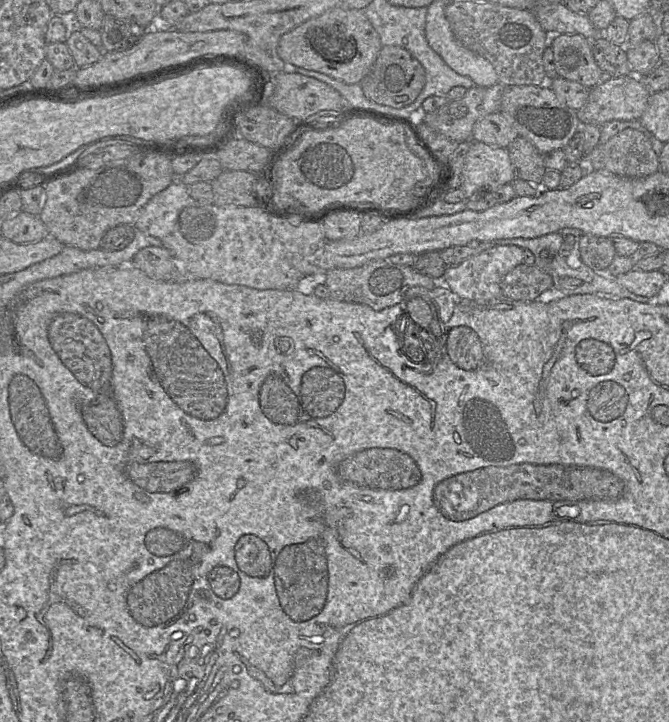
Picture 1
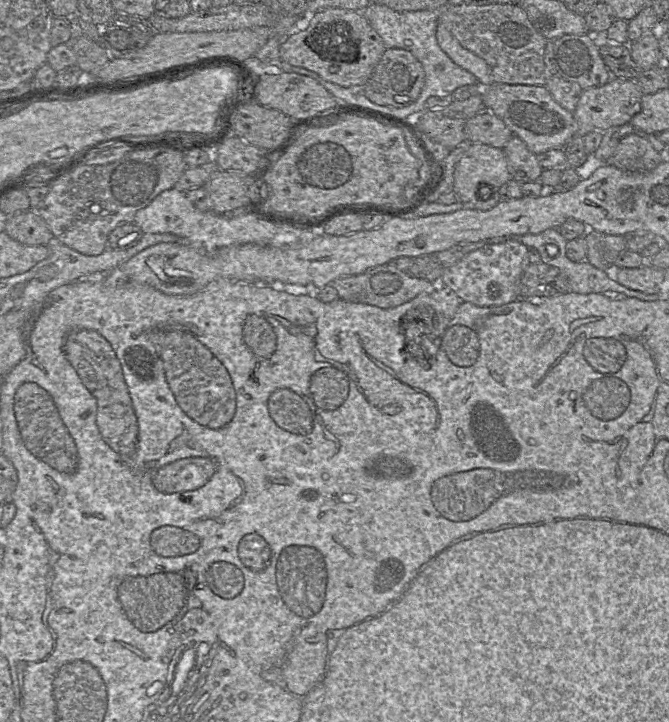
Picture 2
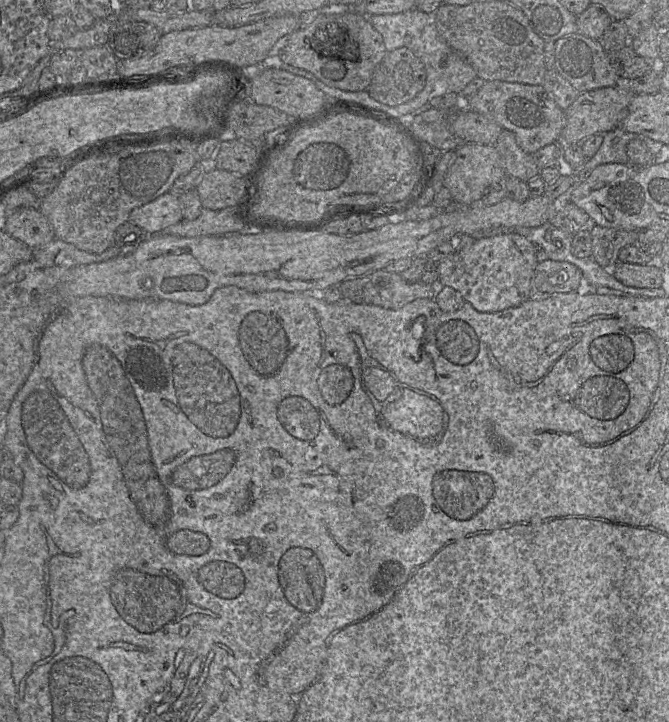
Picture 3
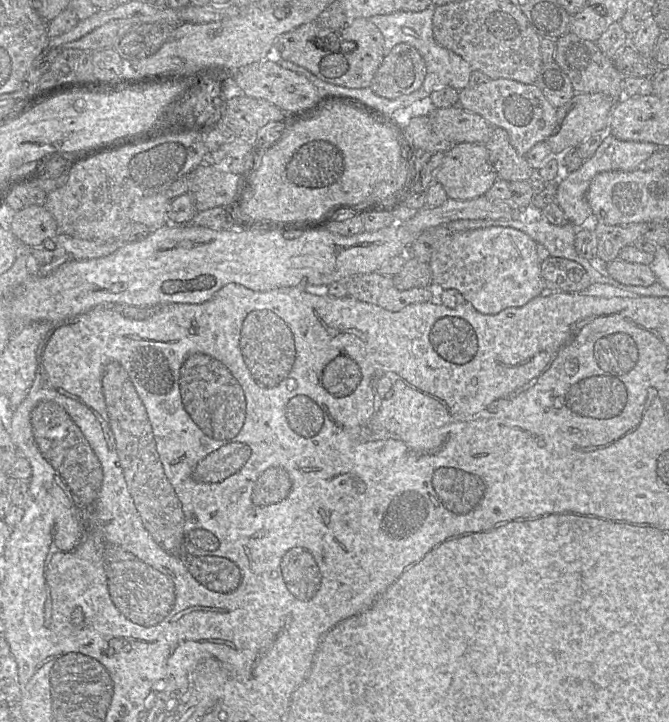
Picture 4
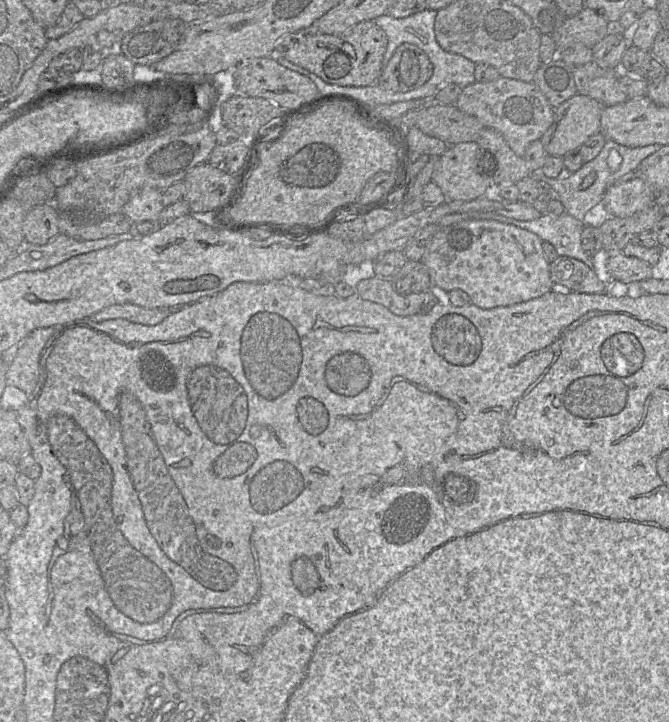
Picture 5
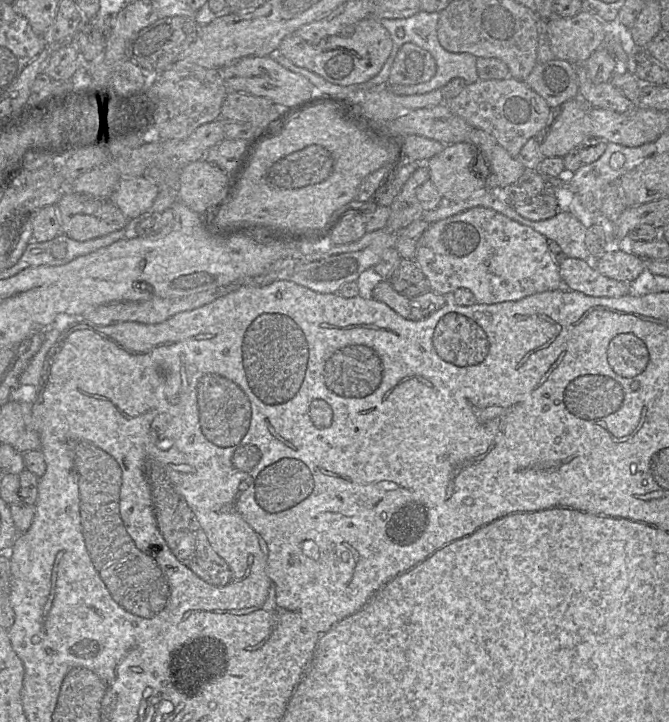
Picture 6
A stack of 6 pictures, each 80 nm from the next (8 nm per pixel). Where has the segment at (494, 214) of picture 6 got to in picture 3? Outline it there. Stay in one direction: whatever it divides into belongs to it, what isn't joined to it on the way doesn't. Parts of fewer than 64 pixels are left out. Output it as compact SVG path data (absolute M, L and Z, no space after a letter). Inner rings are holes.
M517 233L475 239L469 247L437 263L439 283L459 291L479 312L497 312L532 298L532 277L538 264L534 244Z

